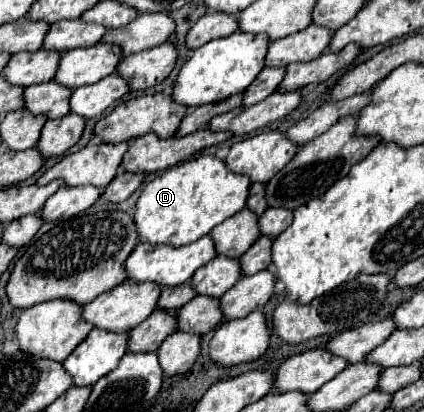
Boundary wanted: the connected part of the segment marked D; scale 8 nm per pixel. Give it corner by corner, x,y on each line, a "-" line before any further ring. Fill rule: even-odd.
200,155
166,169
154,177
136,203
136,227
148,243
166,243
180,247
208,235
216,225
246,207
250,177
234,173
214,155

